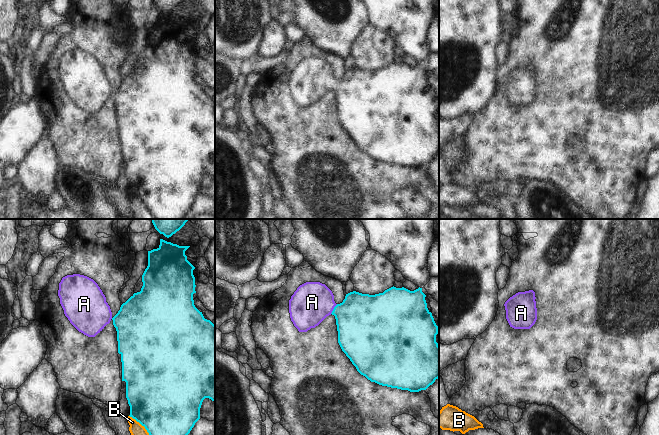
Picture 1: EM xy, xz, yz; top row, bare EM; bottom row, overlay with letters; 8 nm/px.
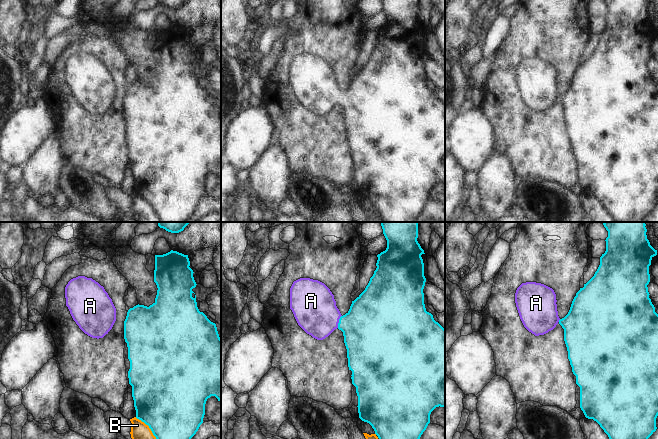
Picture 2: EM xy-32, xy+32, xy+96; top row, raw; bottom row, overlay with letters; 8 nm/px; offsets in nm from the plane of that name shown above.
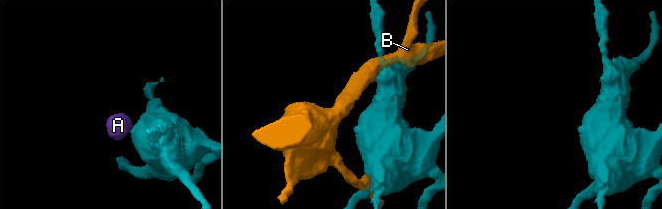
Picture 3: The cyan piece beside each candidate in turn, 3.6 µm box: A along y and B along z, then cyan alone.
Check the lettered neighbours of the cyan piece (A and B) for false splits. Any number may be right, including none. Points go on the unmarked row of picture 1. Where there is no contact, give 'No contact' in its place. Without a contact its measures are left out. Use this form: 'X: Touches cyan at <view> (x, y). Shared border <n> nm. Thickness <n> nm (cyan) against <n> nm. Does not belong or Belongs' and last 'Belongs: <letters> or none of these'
A: Touches cyan at xz (333, 85). Shared border 100 nm. Thickness 420 nm (cyan) against 320 nm. Belongs
B: Touches cyan at xy (144, 202). Shared border 300 nm. Thickness 500 nm (cyan) against 160 nm. Does not belong
Belongs: A.

